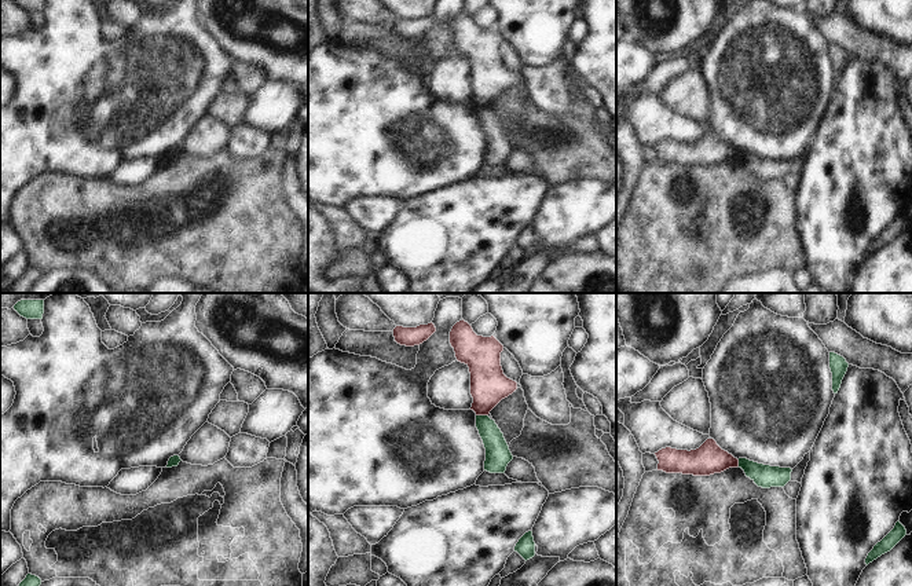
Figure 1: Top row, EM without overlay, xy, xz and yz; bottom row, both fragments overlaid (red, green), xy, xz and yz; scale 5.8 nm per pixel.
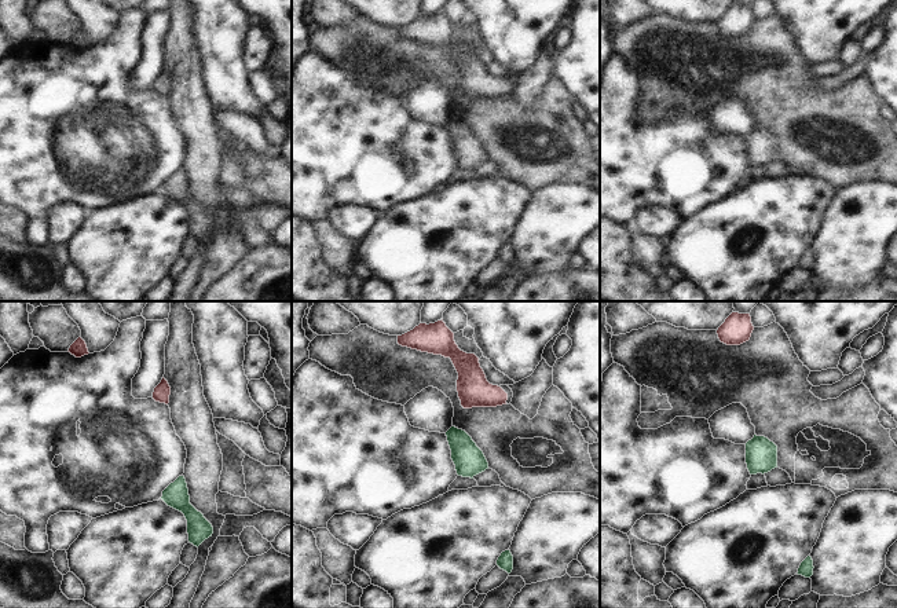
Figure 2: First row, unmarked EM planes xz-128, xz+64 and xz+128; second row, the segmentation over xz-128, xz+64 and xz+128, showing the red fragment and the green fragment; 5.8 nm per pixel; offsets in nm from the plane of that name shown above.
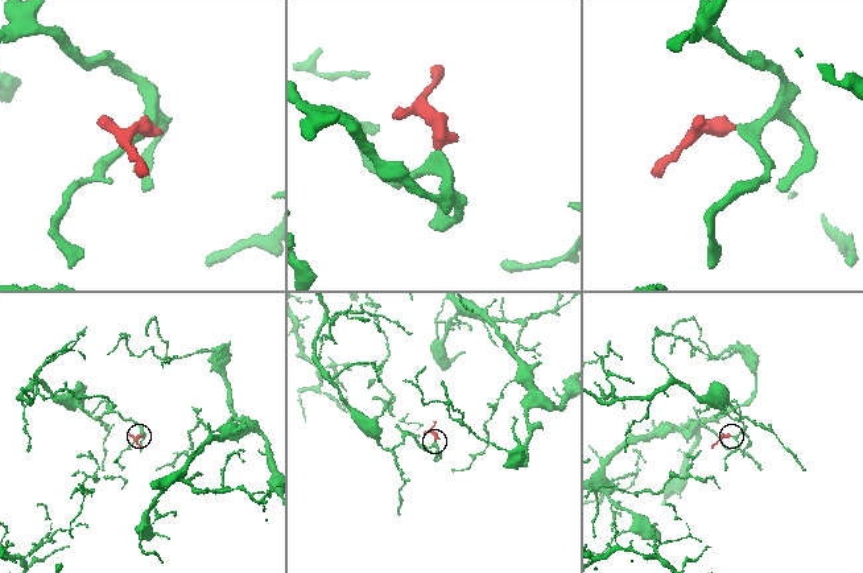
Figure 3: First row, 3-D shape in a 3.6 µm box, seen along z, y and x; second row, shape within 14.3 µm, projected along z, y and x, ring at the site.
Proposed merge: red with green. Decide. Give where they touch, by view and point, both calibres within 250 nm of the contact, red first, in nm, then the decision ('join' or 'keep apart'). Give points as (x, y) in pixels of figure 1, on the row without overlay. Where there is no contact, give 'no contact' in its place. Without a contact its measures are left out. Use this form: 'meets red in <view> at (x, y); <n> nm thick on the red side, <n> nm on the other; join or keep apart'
meets red in xz at (482, 106); 220 nm thick on the red side, 140 nm on the other; keep apart

